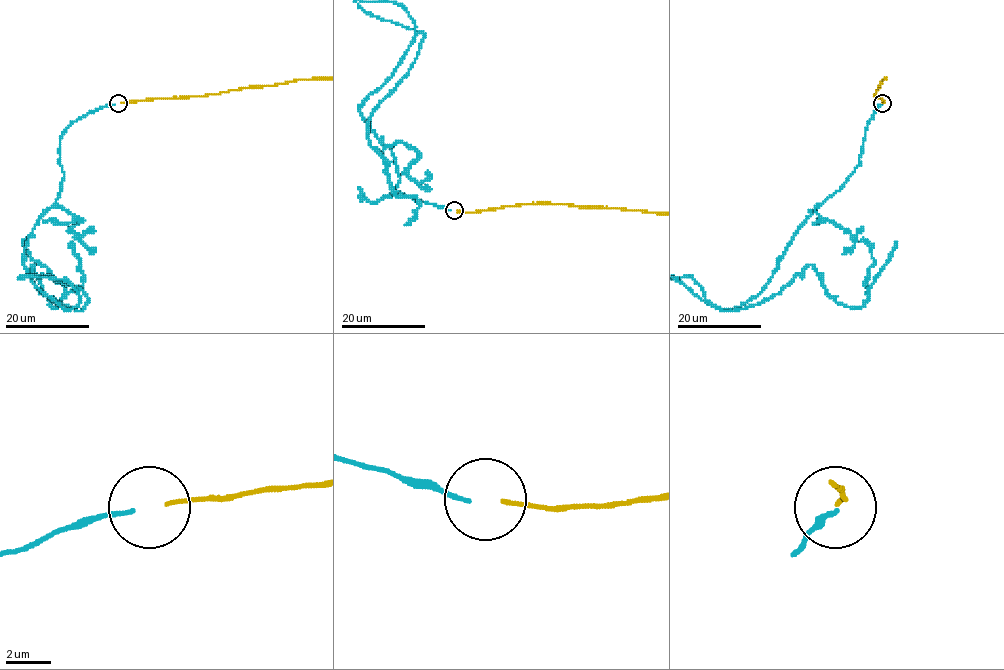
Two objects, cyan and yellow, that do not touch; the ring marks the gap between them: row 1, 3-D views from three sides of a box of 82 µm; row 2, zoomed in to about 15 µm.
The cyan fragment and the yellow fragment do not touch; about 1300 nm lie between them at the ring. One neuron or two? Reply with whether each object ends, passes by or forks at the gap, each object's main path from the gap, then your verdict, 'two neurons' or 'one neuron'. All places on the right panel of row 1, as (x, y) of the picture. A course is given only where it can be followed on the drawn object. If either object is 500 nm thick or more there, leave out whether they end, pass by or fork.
cyan ends | yellow ends | cyan via (882, 104), (747, 303), (672, 277), (738, 310), (811, 265), (859, 308), (858, 241) | one neuron

